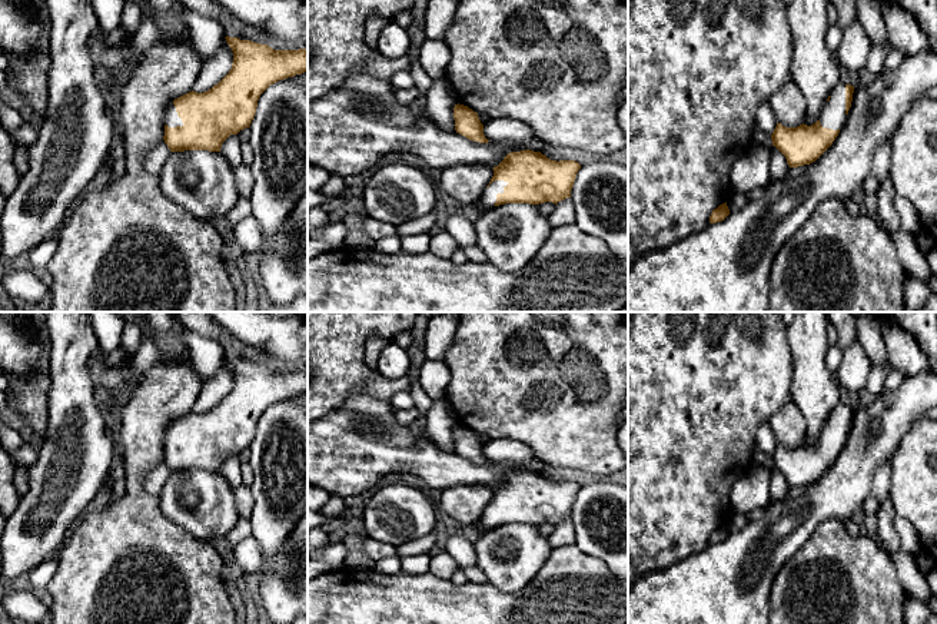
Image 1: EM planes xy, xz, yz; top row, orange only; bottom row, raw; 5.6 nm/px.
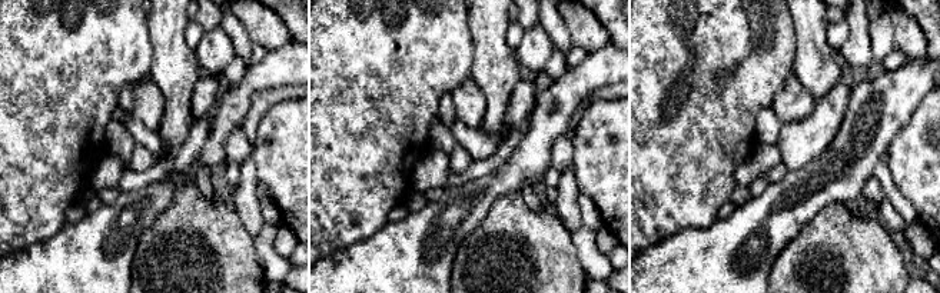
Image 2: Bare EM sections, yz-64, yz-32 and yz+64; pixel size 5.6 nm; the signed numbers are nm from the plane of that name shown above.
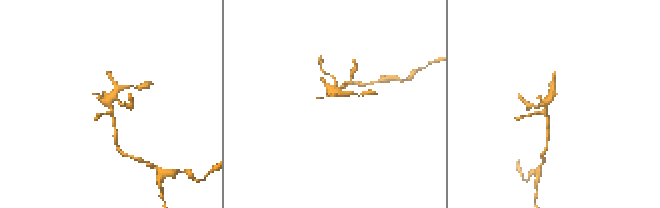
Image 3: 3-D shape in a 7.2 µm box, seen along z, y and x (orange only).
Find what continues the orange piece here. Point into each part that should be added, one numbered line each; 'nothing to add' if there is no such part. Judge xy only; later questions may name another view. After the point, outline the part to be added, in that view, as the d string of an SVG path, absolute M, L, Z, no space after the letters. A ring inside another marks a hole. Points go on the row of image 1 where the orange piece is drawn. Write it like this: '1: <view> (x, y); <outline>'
1: xy (172, 119); M170 104L166 114L166 125L169 127L183 126L182 119L177 116L175 104Z

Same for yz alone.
1: yz (833, 115); M841 82L837 83L830 96L831 97L828 102L825 102L818 120L823 127L838 130L847 117L845 84Z

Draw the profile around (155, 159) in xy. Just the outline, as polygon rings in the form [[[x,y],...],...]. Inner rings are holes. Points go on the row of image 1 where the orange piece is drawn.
[[[165,140],[159,142],[146,153],[144,169],[152,175],[159,176],[170,153]]]

